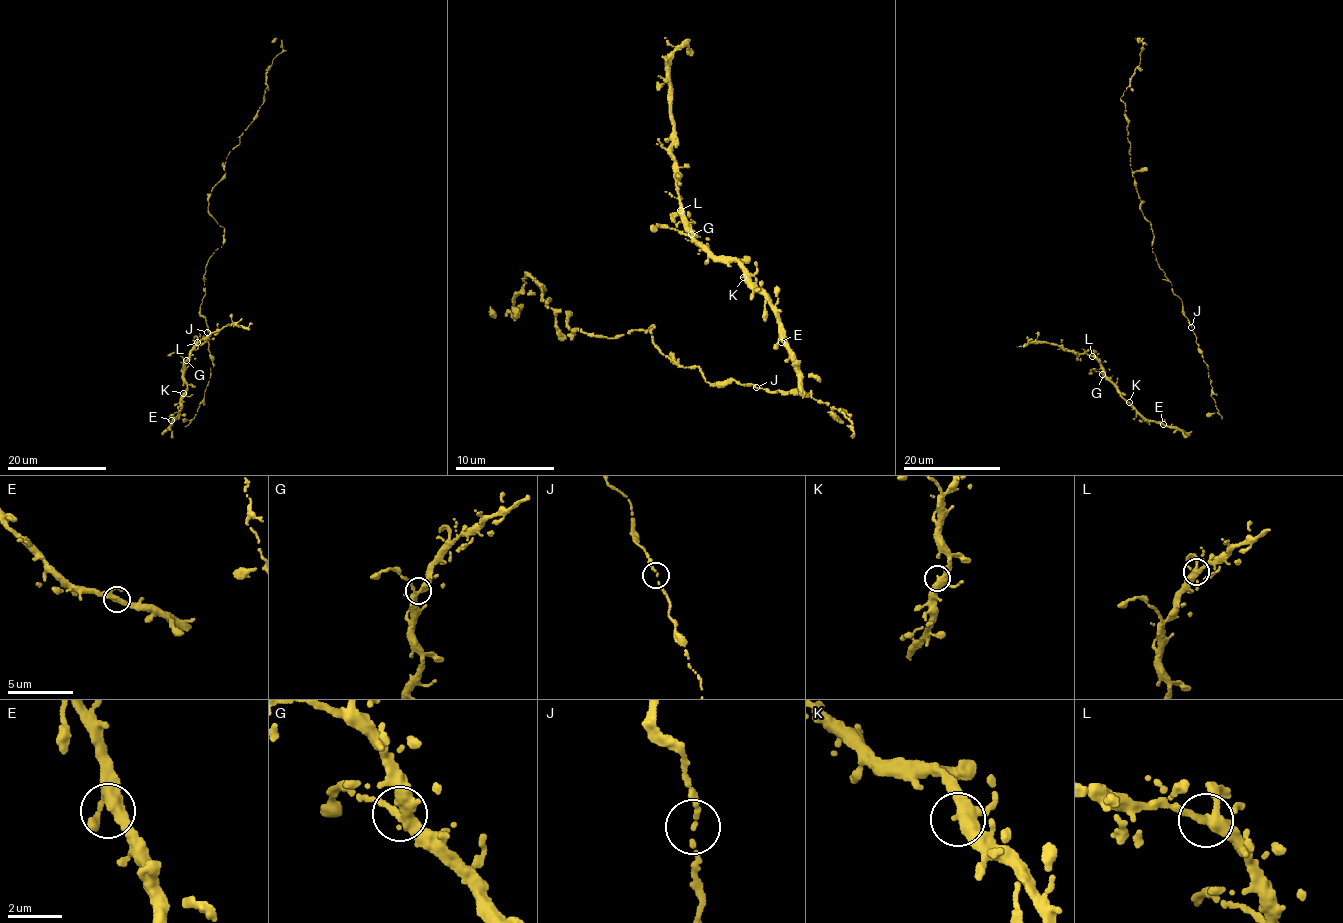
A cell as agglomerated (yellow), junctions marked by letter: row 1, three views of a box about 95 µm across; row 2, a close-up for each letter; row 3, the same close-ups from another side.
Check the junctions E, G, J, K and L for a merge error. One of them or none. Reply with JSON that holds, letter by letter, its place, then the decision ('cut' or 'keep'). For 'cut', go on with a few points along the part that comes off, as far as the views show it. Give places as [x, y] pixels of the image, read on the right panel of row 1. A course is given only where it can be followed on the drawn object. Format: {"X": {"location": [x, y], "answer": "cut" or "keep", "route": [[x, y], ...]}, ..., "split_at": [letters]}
{"E": {"location": [1163, 424], "answer": "keep"}, "G": {"location": [1102, 374], "answer": "keep"}, "J": {"location": [1191, 327], "answer": "keep"}, "K": {"location": [1129, 402], "answer": "keep"}, "L": {"location": [1092, 356], "answer": "keep"}, "split_at": []}

